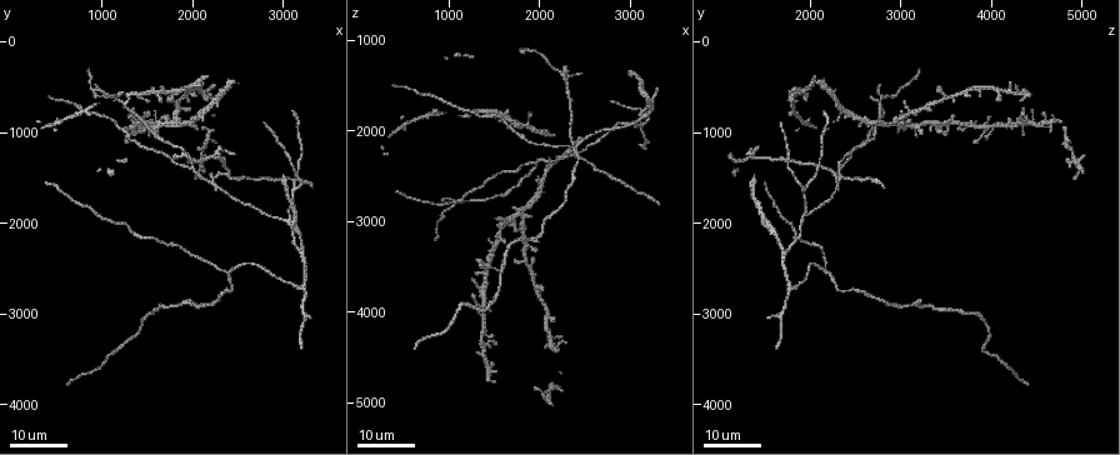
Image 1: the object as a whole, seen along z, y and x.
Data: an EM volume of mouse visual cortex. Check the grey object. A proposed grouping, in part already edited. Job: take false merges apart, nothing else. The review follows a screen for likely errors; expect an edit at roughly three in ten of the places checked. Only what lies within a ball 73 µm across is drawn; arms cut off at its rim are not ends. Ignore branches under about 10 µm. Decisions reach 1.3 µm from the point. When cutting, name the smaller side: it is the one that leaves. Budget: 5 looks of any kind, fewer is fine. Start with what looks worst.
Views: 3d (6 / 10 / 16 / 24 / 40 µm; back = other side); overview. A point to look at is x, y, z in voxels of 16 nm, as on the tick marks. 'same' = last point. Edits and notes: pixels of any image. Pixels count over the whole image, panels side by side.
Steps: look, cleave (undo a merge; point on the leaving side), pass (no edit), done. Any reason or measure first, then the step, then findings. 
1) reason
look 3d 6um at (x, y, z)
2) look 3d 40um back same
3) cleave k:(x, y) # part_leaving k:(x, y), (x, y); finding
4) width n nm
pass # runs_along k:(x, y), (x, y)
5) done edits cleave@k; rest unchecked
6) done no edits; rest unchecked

looks like a crossing
look 3d 24um at (2250, 1550, 2300)

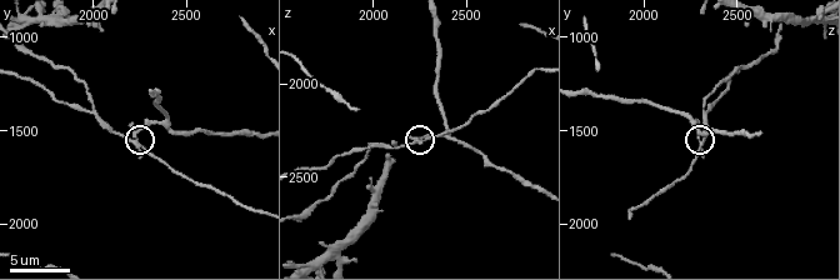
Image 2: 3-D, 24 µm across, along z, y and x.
look 3d 10um at (2220, 1520, 2300)

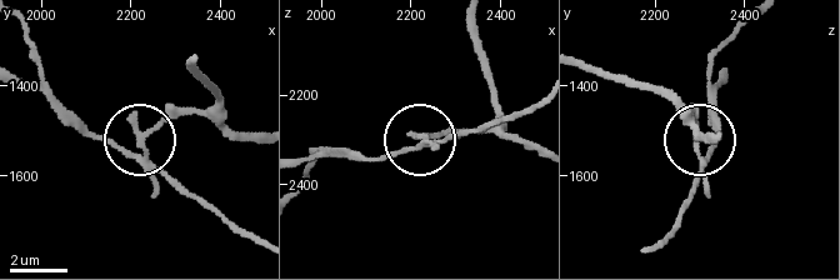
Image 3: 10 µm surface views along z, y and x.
arms 4
cleave 3:(133, 125) # part_leaving 3:(146, 164), (153, 133), (213, 106), (218, 98), (196, 66); a second neuron is stuck on

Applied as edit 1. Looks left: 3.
look overview

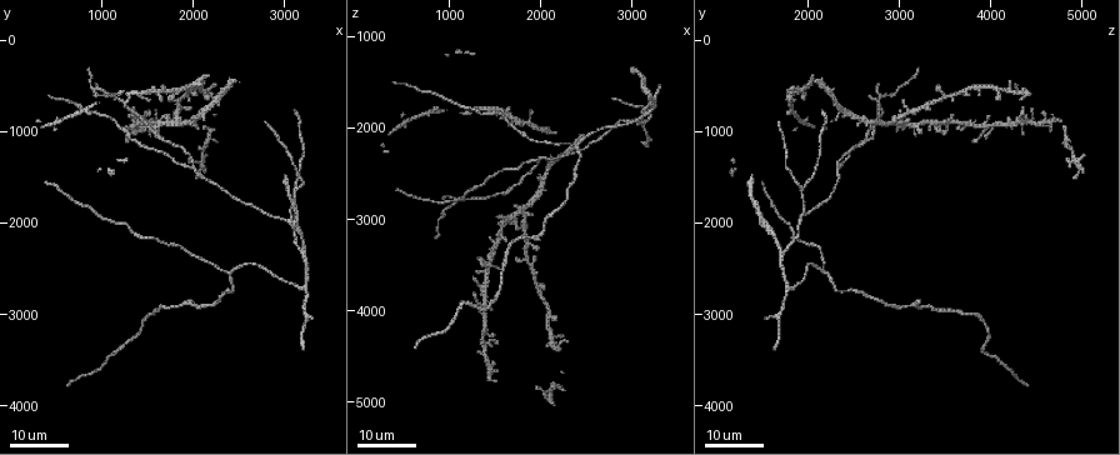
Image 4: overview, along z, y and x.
a fork
look 3d 16um at (3050, 1950, 1900)

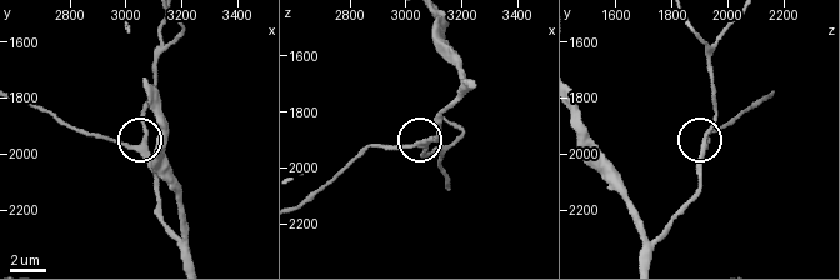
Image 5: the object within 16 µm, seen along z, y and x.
zoom in
look 3d 6um at (3070, 1970, 1920)

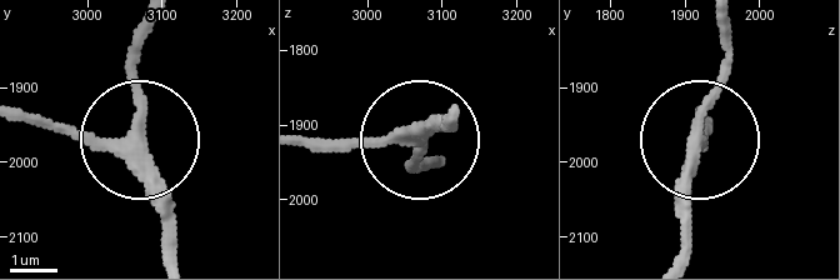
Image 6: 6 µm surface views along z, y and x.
width 260 nm
pass # runs_along 6:(29, 111), (89, 135), (133, 131), (136, 31); continuous, no second neuron

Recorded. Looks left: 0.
done edits cleave@3; rest unchecked

